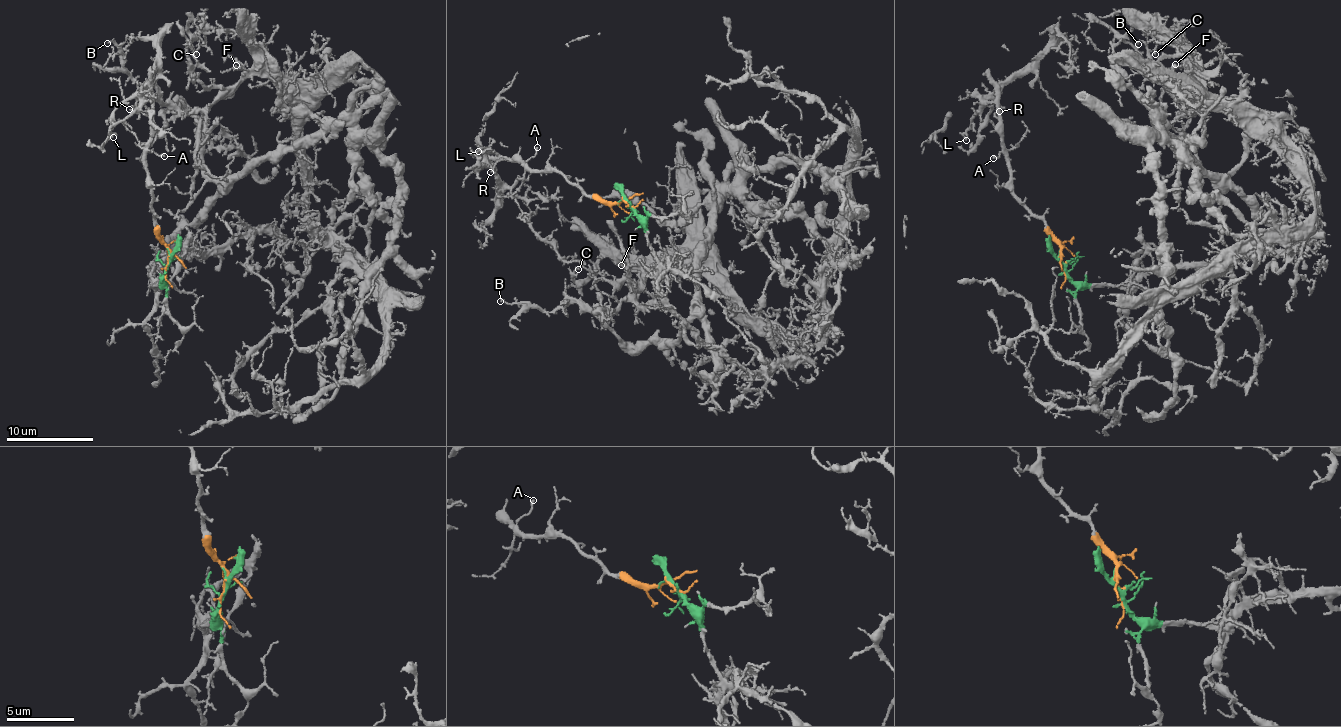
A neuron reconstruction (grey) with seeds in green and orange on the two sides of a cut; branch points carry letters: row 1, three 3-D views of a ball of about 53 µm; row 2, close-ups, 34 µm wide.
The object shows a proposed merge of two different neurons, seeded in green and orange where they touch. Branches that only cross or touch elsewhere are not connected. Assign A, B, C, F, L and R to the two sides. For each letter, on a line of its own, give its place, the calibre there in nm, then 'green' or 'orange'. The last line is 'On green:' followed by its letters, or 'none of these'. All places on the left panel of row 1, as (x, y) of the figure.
A: place (164, 156); calibre 150 nm; orange
B: place (107, 43); calibre 110 nm; green
C: place (196, 54); calibre 130 nm; green
F: place (236, 65); calibre 150 nm; green
L: place (113, 137); calibre 180 nm; orange
R: place (129, 109); calibre 120 nm; orange
On green: B, C, F

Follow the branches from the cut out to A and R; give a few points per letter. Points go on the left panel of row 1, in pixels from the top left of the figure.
A: (167, 261), (168, 248), (149, 190), (145, 158), (149, 151), (164, 155)
R: (167, 261), (168, 248), (149, 190), (145, 147), (150, 138), (151, 120), (129, 110)

